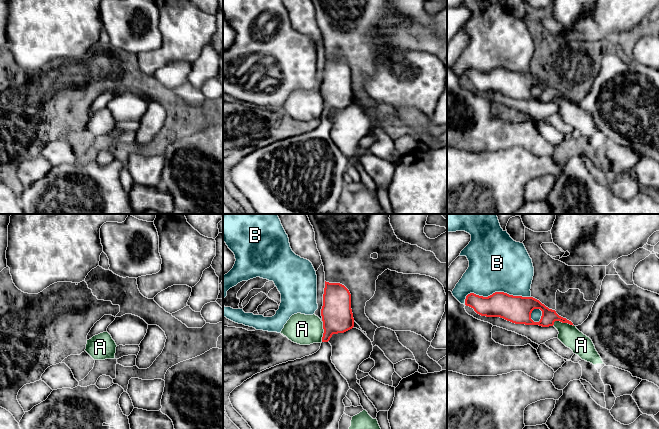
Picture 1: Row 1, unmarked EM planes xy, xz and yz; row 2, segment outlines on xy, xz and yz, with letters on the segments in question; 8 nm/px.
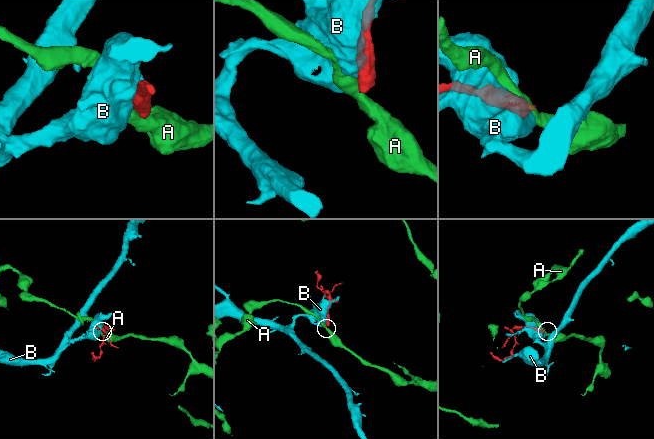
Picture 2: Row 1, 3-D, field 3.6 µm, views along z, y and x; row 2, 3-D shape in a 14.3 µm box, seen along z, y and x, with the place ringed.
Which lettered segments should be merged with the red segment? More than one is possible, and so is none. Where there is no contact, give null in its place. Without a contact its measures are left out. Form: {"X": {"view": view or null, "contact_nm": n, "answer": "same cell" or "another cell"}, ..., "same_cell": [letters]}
{"A": {"view": "yz", "contact_nm": 180, "answer": "another cell"}, "B": {"view": "yz", "contact_nm": 550, "answer": "another cell"}, "same_cell": []}

